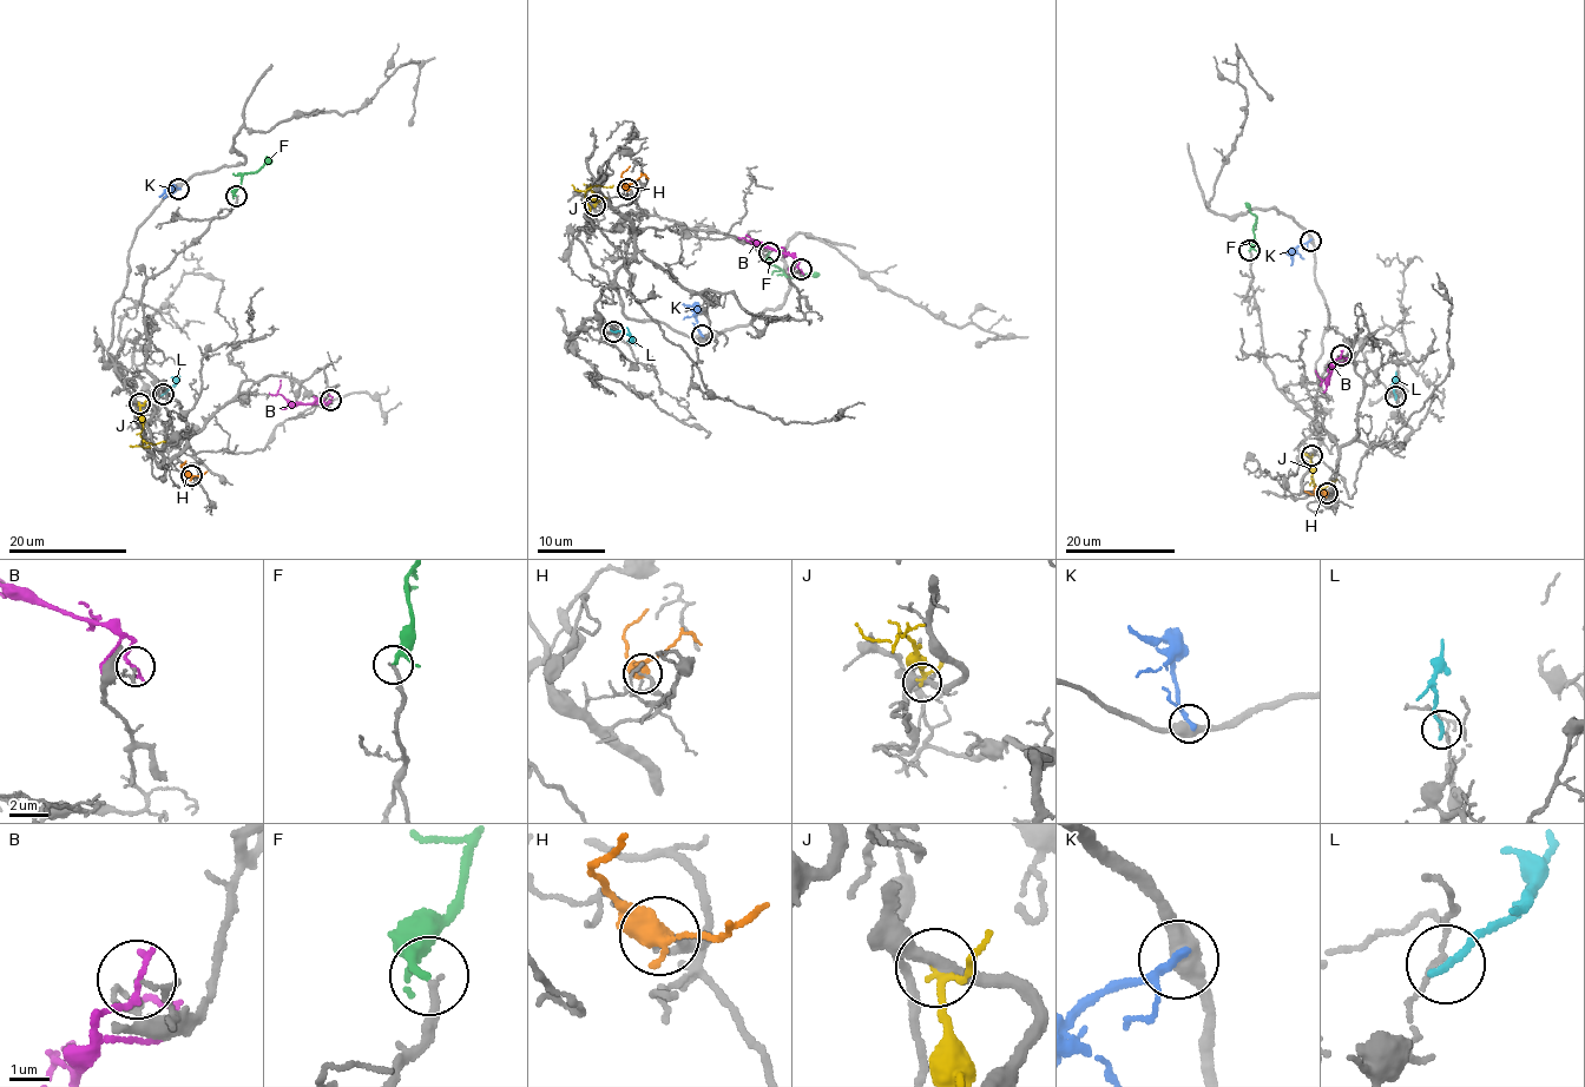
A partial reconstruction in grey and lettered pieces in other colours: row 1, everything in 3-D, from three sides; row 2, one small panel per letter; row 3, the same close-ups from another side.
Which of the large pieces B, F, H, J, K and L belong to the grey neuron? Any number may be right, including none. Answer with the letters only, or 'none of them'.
F, H

